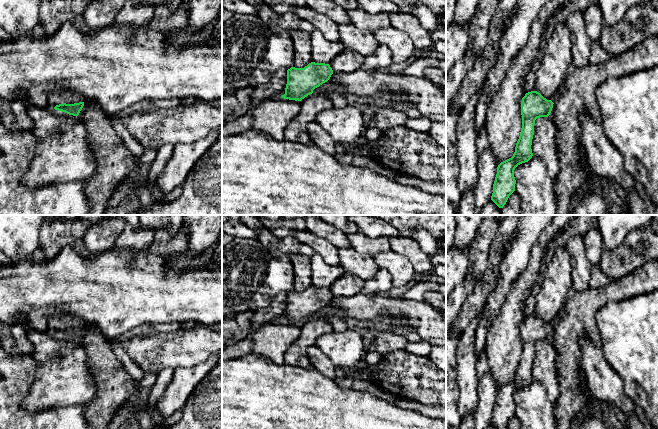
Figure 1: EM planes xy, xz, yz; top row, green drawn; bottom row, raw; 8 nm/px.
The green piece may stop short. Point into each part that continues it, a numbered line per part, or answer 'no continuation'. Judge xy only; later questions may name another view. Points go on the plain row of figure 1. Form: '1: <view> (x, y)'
1: xy (67, 321)

